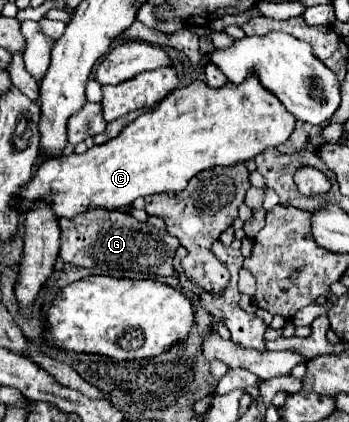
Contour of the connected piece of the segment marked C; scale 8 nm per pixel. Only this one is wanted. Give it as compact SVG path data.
M248 74L248 78L242 84L228 82L222 88L210 88L204 80L194 80L190 86L170 92L150 112L140 114L124 128L120 136L112 138L110 142L92 146L84 154L60 156L40 164L36 174L20 194L22 208L28 210L32 208L34 200L42 198L44 194L54 194L52 198L54 214L58 218L60 216L74 218L76 214L92 206L116 210L120 206L130 206L140 196L150 196L160 192L182 192L188 180L196 176L200 170L212 166L234 166L238 162L254 160L266 148L276 148L284 144L290 138L294 124L296 118L284 108L284 104L280 104L280 100L270 90L262 86L256 74Z

